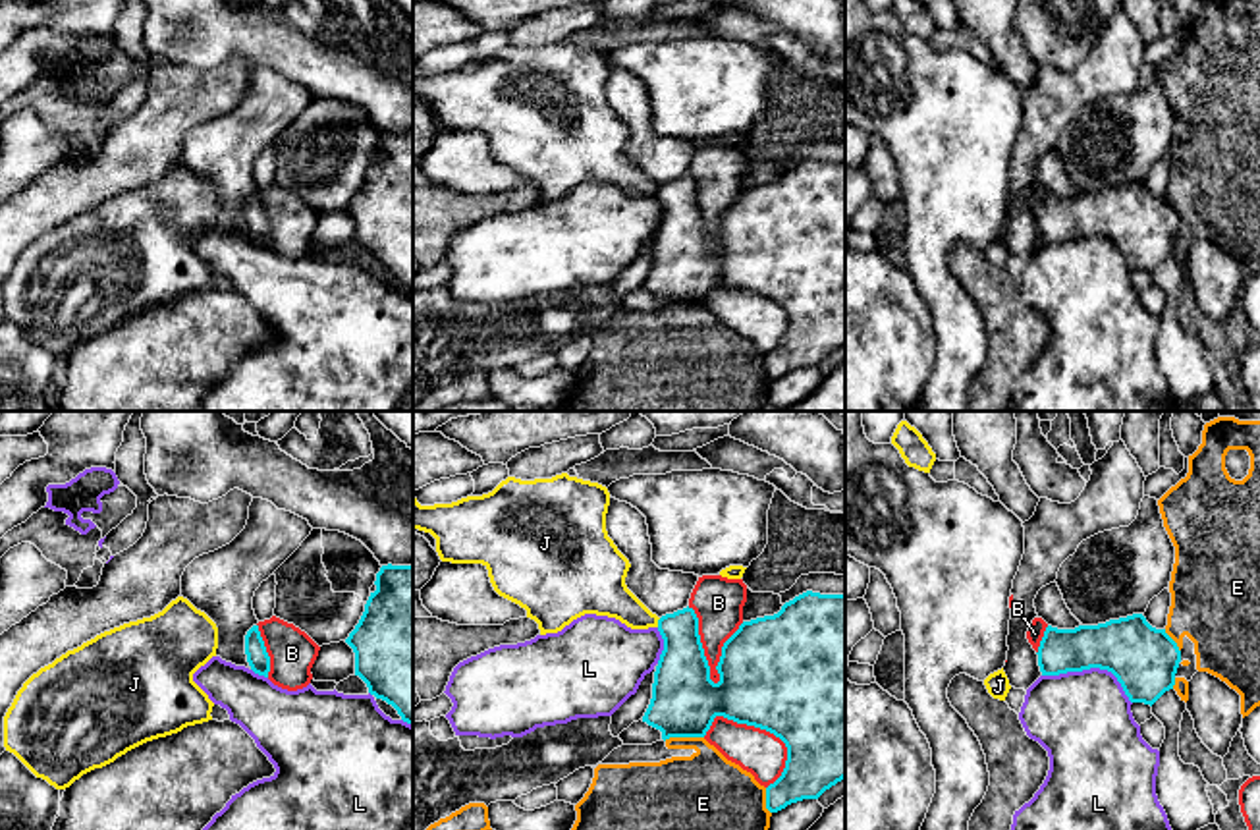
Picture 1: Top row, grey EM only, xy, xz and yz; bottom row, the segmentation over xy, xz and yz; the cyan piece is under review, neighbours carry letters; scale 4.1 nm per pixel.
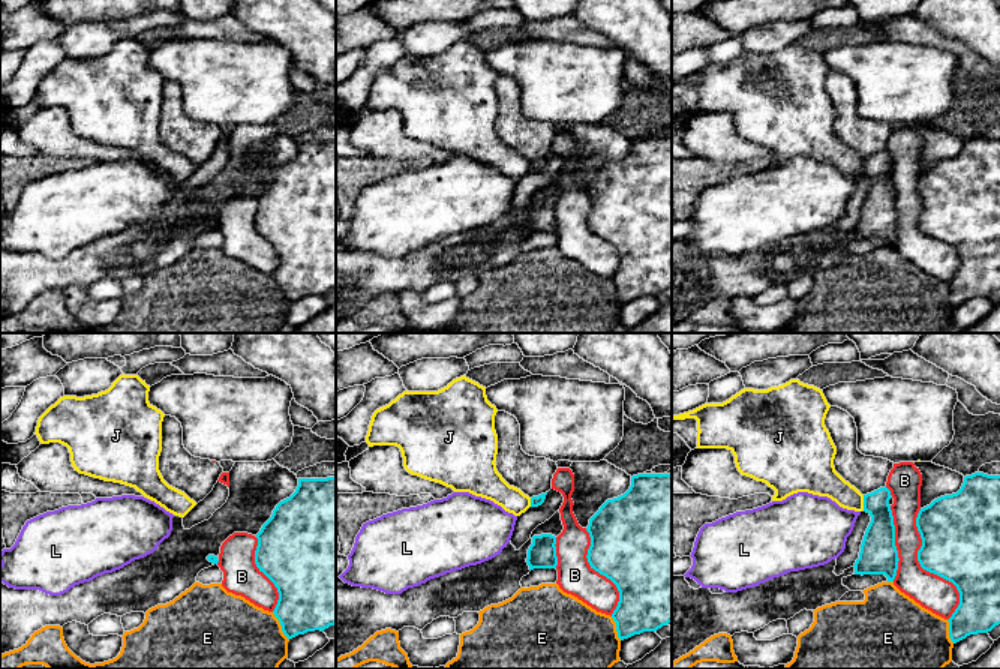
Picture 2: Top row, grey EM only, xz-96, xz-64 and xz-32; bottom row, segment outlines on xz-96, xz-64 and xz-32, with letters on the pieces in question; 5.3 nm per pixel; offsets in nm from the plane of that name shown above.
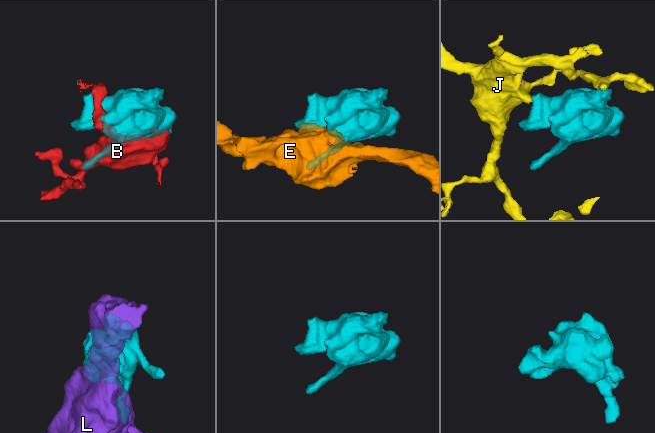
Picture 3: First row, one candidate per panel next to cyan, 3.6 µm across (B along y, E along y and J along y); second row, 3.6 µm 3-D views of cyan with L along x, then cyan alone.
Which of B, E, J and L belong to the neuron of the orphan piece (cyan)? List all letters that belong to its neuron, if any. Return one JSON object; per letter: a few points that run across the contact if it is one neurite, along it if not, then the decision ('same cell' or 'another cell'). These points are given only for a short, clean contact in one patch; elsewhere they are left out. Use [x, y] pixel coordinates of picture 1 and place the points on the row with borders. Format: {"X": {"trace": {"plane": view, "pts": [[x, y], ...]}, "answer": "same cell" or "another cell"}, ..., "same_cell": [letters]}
{"B": {"answer": "another cell"}, "E": {"answer": "another cell"}, "J": {"trace": {"plane": "xz", "pts": [[660, 618], [657, 626]]}, "answer": "another cell"}, "L": {"answer": "another cell"}, "same_cell": []}

